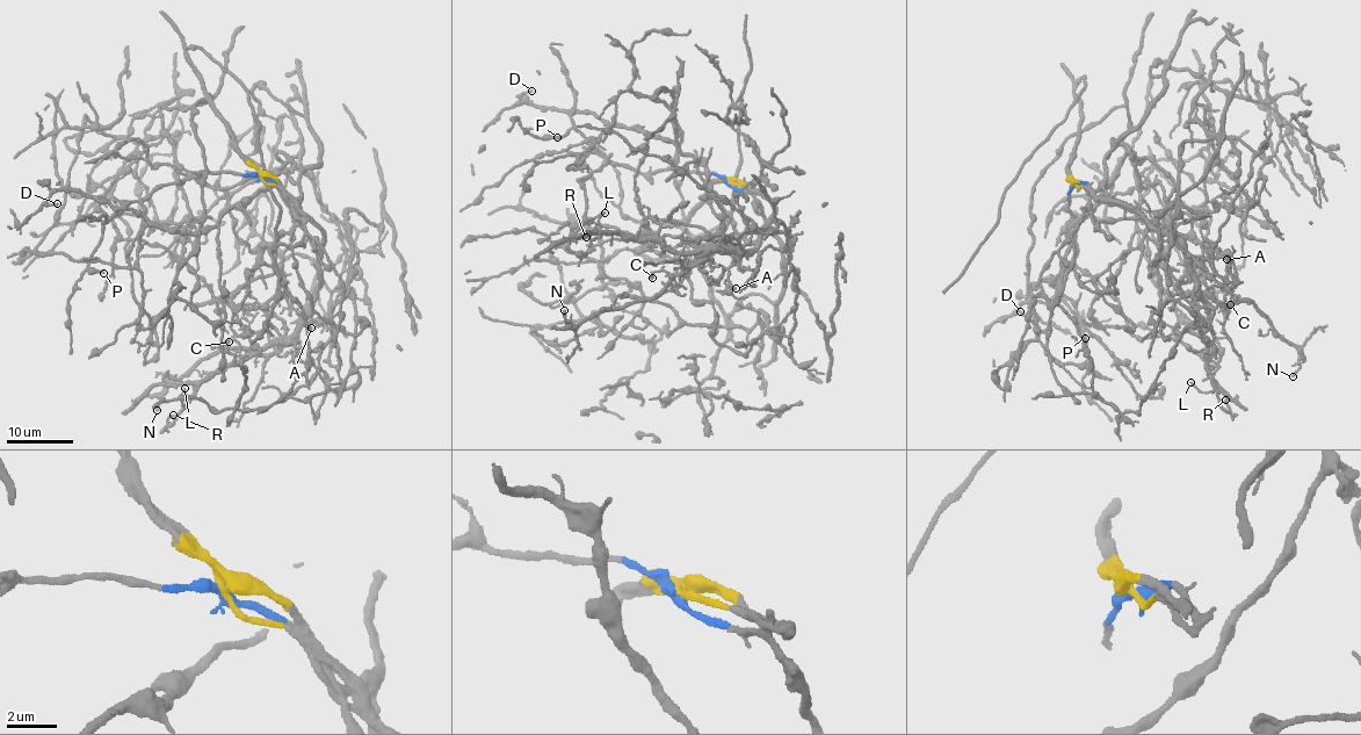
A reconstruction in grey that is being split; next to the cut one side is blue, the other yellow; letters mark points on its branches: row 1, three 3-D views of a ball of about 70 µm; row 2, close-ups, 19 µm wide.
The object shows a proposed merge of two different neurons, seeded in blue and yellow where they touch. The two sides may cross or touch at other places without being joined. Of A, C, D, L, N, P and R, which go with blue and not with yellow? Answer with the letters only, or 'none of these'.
D, P

